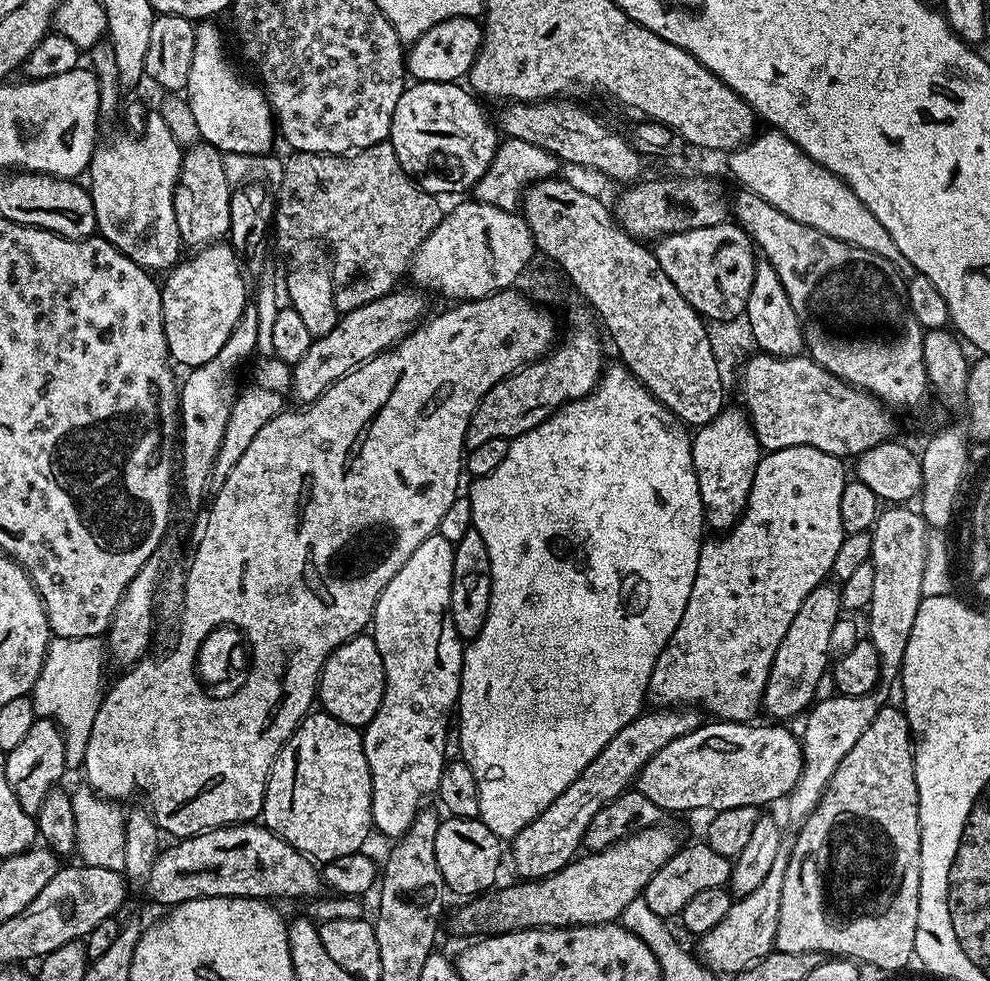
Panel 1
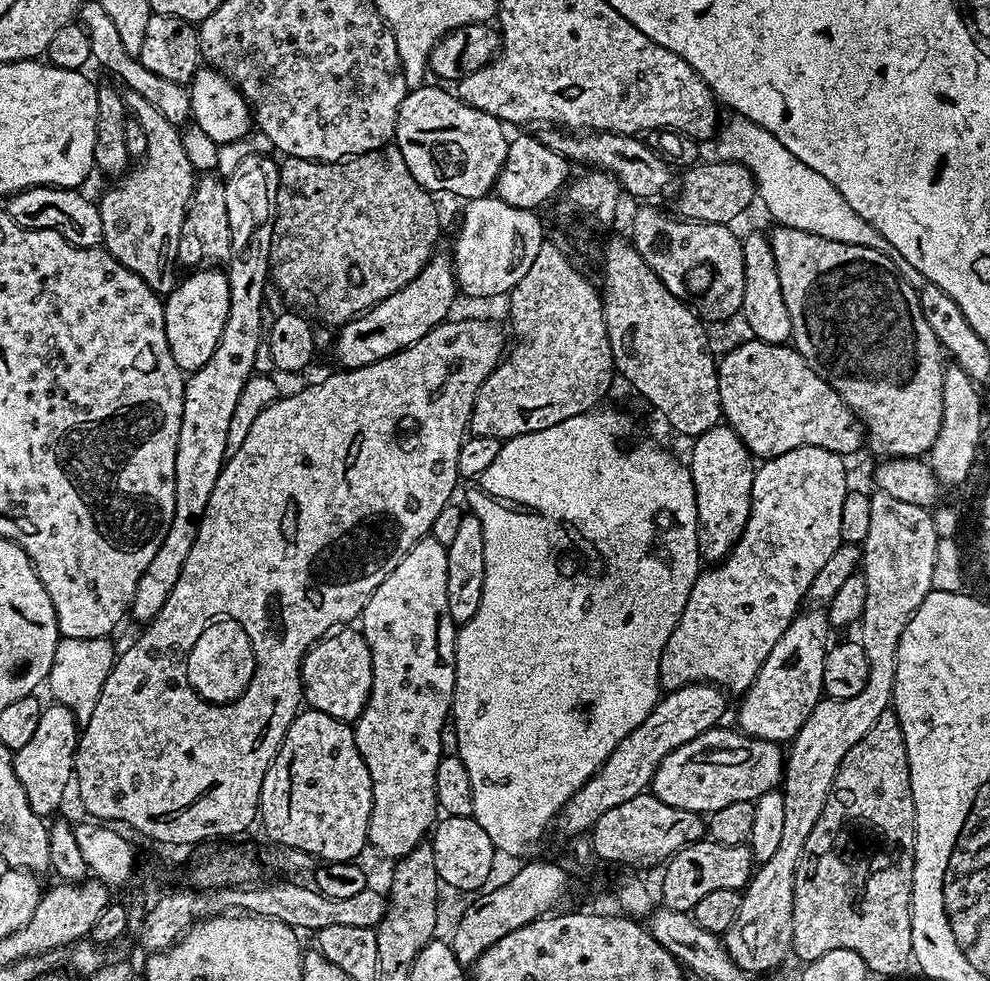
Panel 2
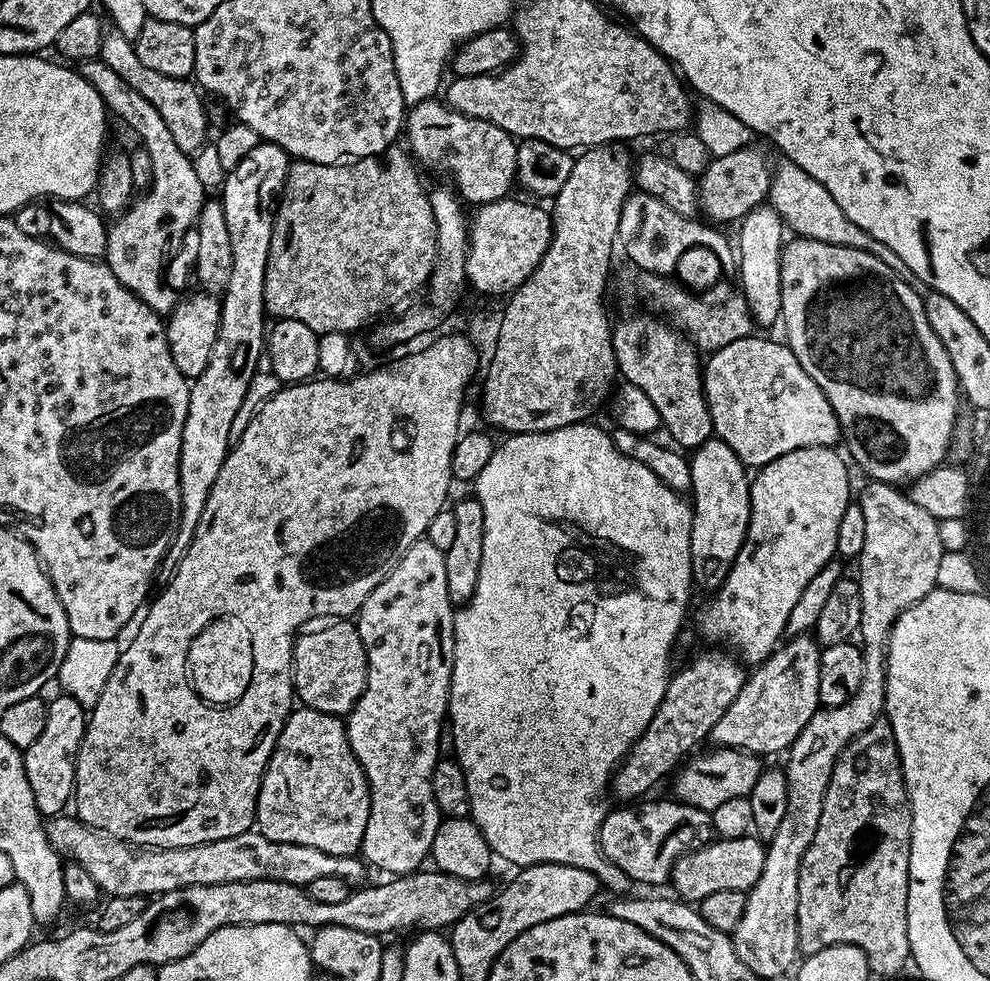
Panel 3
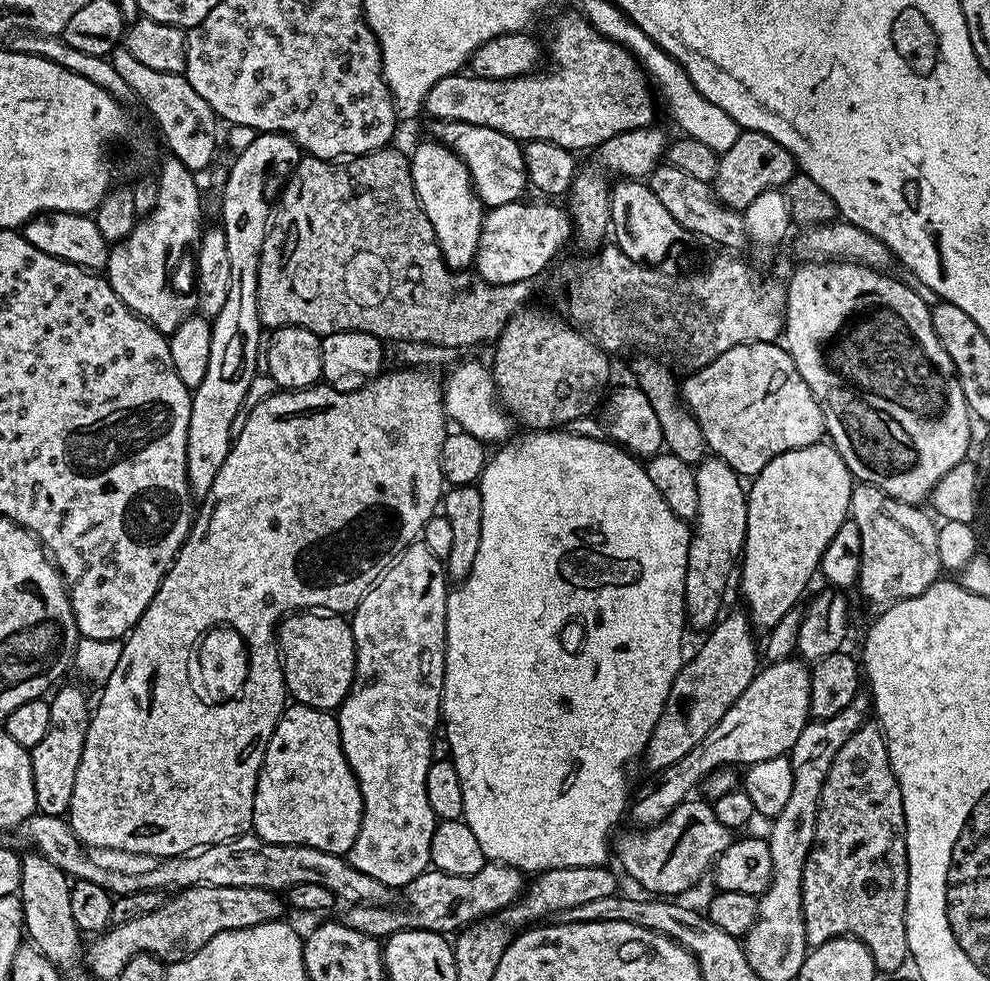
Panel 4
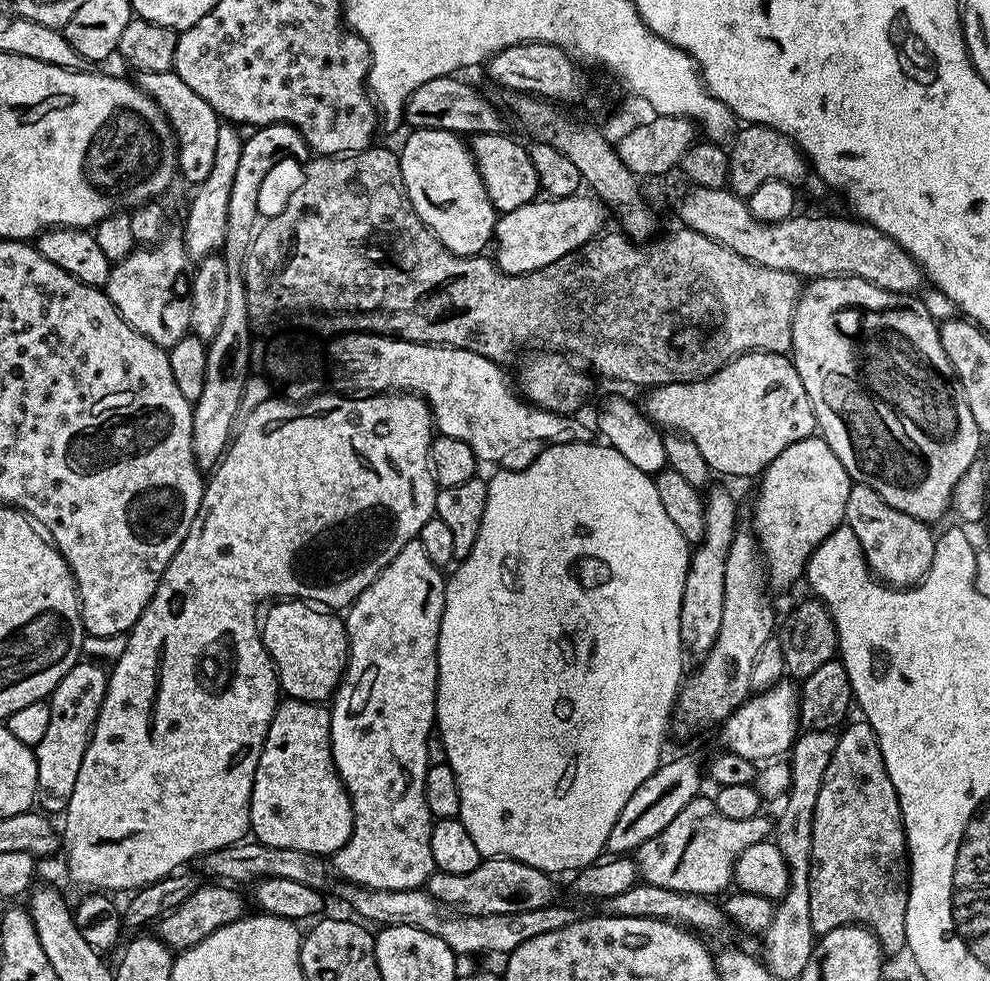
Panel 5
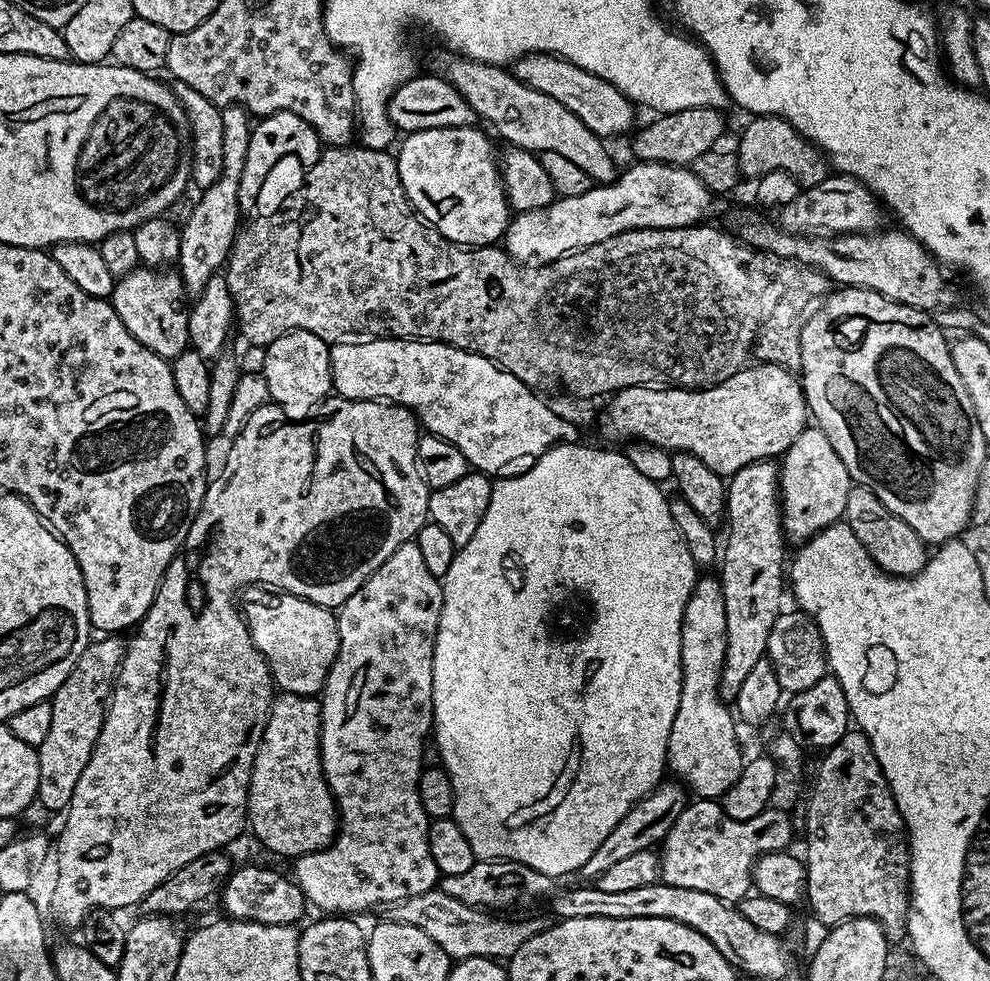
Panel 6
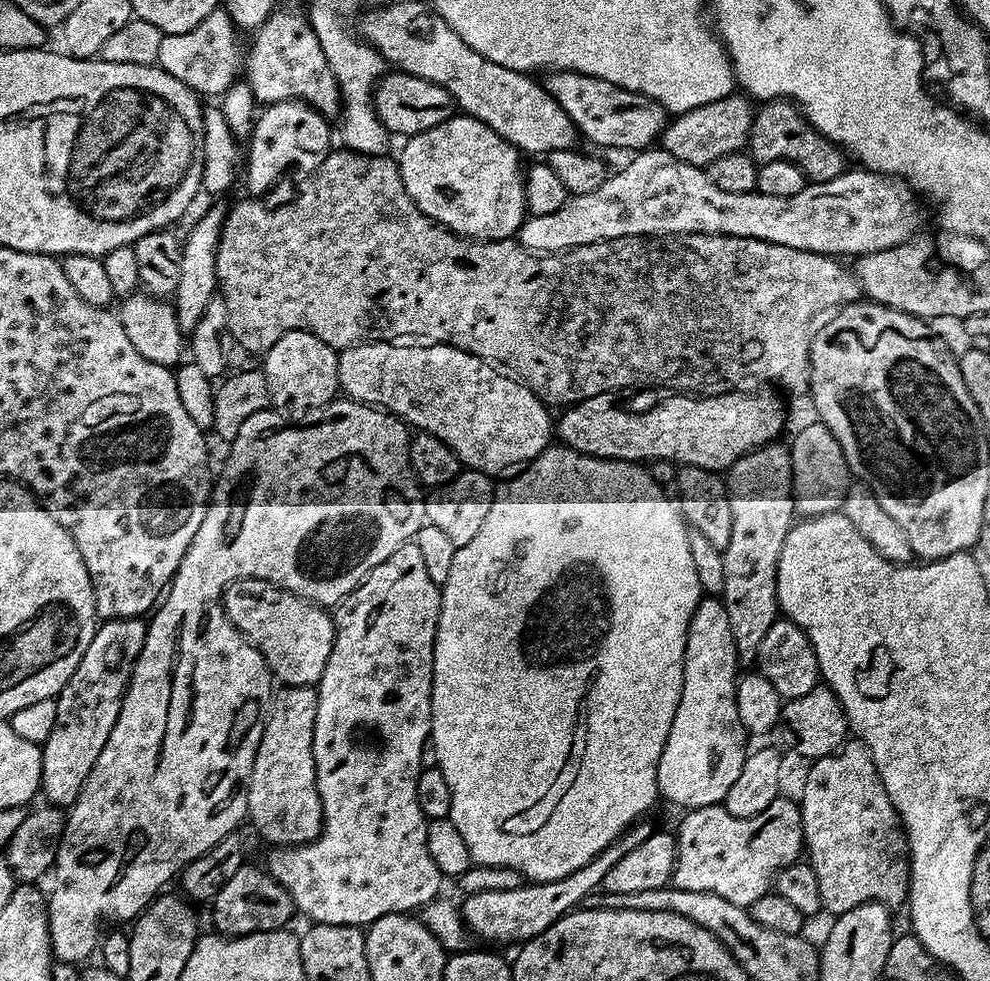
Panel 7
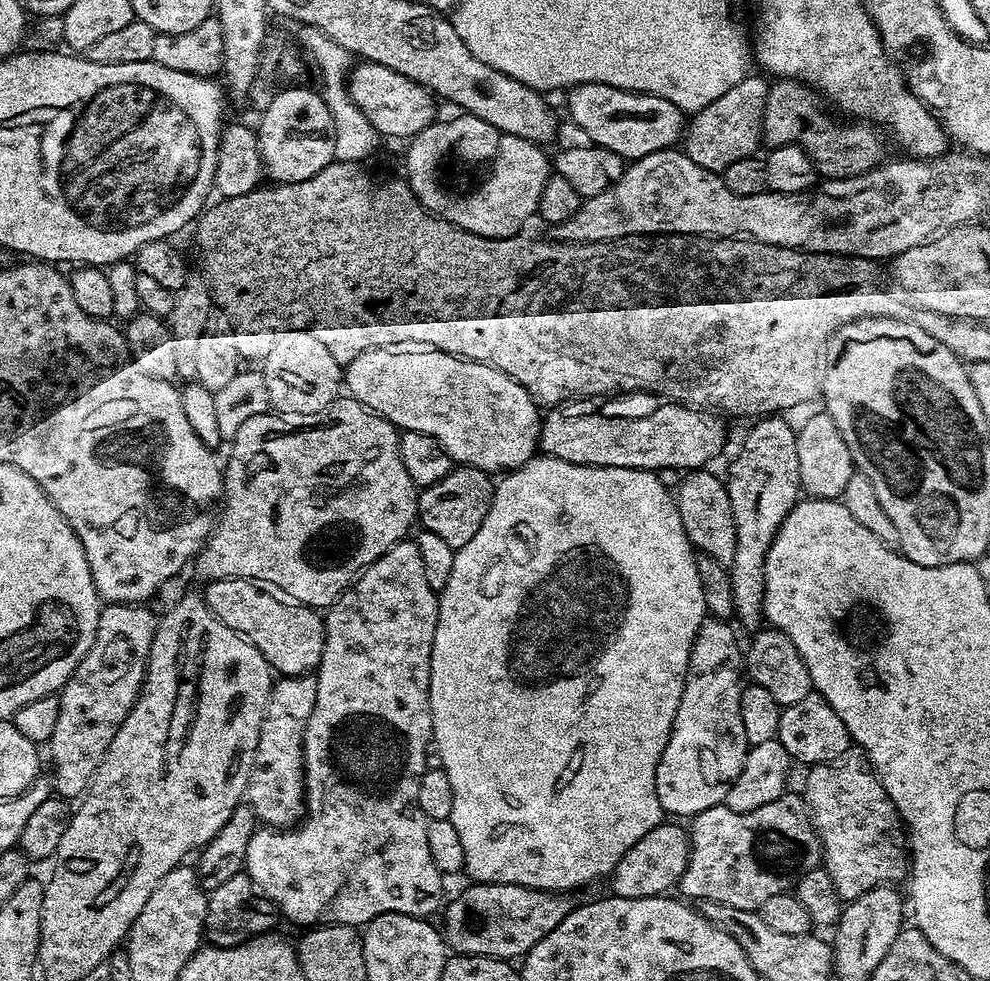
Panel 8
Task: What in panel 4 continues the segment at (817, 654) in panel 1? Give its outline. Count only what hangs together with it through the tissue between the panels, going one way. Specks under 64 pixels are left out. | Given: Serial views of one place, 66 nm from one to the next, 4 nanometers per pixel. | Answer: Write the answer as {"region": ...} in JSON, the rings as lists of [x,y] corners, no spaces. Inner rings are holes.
{"region":[[[789,658],[765,663],[757,671],[750,686],[746,686],[746,690],[742,690],[738,702],[734,702],[730,706],[730,710],[726,710],[726,714],[722,714],[722,718],[716,723],[714,730],[710,730],[710,734],[706,734],[706,738],[702,738],[702,742],[698,746],[694,746],[694,750],[690,750],[690,754],[686,754],[686,758],[678,758],[678,762],[674,762],[674,766],[655,773],[653,780],[656,781],[652,785],[644,784],[637,792],[635,789],[630,800],[630,816],[632,812],[632,820],[636,823],[633,825],[651,826],[665,820],[682,801],[689,799],[695,793],[692,792],[695,788],[697,791],[703,785],[704,779],[709,773],[715,772],[718,768],[737,766],[736,764],[744,764],[743,766],[767,764],[774,758],[791,753],[794,742],[798,742],[798,734],[802,734],[802,730],[810,722],[811,681],[812,673],[809,665],[803,659]]]}

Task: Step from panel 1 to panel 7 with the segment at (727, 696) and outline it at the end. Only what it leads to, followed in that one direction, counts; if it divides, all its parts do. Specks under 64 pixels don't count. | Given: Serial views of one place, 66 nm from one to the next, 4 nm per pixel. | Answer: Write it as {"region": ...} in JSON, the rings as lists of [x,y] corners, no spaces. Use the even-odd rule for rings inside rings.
{"region":[[[808,424],[793,440],[790,440],[792,454],[792,487],[796,511],[801,517],[821,516],[837,511],[843,505],[844,495],[850,487],[848,463],[838,446],[838,440],[825,424]]]}

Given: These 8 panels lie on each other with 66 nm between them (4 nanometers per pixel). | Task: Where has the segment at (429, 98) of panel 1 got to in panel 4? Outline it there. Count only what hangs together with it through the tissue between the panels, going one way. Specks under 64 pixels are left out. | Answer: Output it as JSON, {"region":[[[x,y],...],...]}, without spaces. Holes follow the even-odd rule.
{"region":[[[432,120],[430,126],[436,135],[433,137],[447,148],[451,148],[453,154],[467,166],[476,196],[485,209],[514,204],[523,197],[520,195],[523,194],[524,187],[529,187],[530,181],[521,141],[510,138],[498,130],[466,122]]]}

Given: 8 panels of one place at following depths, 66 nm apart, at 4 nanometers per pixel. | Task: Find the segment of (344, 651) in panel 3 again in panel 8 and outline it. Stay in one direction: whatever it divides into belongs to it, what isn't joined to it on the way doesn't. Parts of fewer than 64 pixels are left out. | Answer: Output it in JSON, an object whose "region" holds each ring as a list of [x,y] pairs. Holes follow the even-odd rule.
{"region":[[[209,580],[206,587],[208,589],[202,592],[202,599],[209,610],[230,626],[230,630],[239,632],[252,647],[258,649],[273,673],[306,676],[319,668],[324,649],[324,616],[317,609],[306,604],[285,602],[250,580]]]}

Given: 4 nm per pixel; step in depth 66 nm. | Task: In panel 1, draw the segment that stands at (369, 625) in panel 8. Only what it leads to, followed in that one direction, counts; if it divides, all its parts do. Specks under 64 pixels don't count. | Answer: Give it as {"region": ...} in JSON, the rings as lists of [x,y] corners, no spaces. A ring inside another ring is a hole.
{"region":[[[439,534],[426,538],[406,566],[386,582],[386,590],[376,600],[370,635],[382,654],[384,693],[378,714],[362,730],[364,753],[372,775],[372,826],[378,833],[399,838],[410,830],[410,822],[425,807],[428,795],[435,793],[446,765],[444,747],[448,744],[448,715],[453,715],[460,699],[460,671],[464,648],[454,630],[450,610],[450,586],[454,574],[454,545]]]}

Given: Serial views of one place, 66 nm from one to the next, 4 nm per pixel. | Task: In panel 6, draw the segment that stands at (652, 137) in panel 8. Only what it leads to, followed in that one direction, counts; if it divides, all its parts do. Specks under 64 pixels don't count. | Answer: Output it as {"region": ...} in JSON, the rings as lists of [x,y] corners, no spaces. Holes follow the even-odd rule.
{"region":[[[526,52],[514,61],[510,71],[518,78],[518,82],[530,86],[530,90],[547,94],[549,98],[554,98],[554,102],[562,102],[566,110],[578,114],[578,118],[582,118],[582,122],[586,122],[586,126],[594,130],[596,136],[609,138],[608,136],[620,136],[623,132],[633,131],[632,119],[635,118],[637,109],[632,101],[627,100],[614,86],[610,86],[610,82],[598,78],[598,74],[590,74],[590,70],[582,70],[582,66],[574,66],[574,62],[563,60],[561,56],[551,56],[548,52]]]}

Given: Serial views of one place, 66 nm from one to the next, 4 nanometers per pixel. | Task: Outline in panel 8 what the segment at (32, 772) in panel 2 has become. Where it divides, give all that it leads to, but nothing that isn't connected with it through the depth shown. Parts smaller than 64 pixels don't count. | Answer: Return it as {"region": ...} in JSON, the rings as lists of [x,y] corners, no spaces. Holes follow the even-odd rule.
{"region":[[[108,604],[101,607],[96,640],[58,693],[60,698],[58,722],[54,726],[54,734],[50,741],[50,749],[52,748],[50,779],[57,797],[72,802],[83,797],[88,791],[88,786],[92,783],[114,734],[118,734],[118,726],[122,726],[126,714],[130,714],[134,702],[140,697],[140,688],[144,685],[144,671],[148,665],[148,655],[154,642],[157,623],[157,613],[152,613],[144,604]]]}

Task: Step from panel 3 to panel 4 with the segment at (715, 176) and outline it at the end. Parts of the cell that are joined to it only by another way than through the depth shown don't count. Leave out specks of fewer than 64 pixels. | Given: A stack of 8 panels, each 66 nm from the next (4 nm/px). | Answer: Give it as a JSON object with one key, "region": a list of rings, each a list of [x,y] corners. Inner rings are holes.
{"region":[[[741,131],[738,142],[730,146],[720,156],[718,174],[714,181],[716,197],[726,206],[737,210],[743,210],[758,198],[758,194],[766,194],[771,188],[783,189],[797,175],[796,159],[774,138],[770,138],[761,132]]]}

